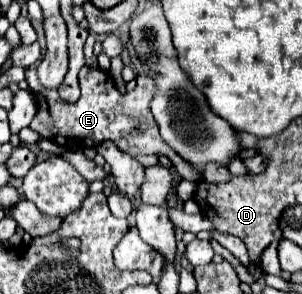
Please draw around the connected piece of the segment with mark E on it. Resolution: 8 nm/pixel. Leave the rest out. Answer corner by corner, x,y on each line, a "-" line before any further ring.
83,66
79,70
81,96
75,104
63,102
57,90
43,88
37,78
37,70
33,68
25,70
25,80
37,100
37,114
31,122
31,130
37,132
41,138
53,140
63,148
91,148
105,140
111,140
117,144
117,148
133,156
161,152
173,162
173,166
177,166
177,172
185,180
193,180
193,182
197,180
195,168
191,164
185,164
185,160
181,160
159,136
157,122
149,110
149,100
153,98
153,80
149,80
149,76
137,76
137,88
133,92
121,94
107,72
99,68

